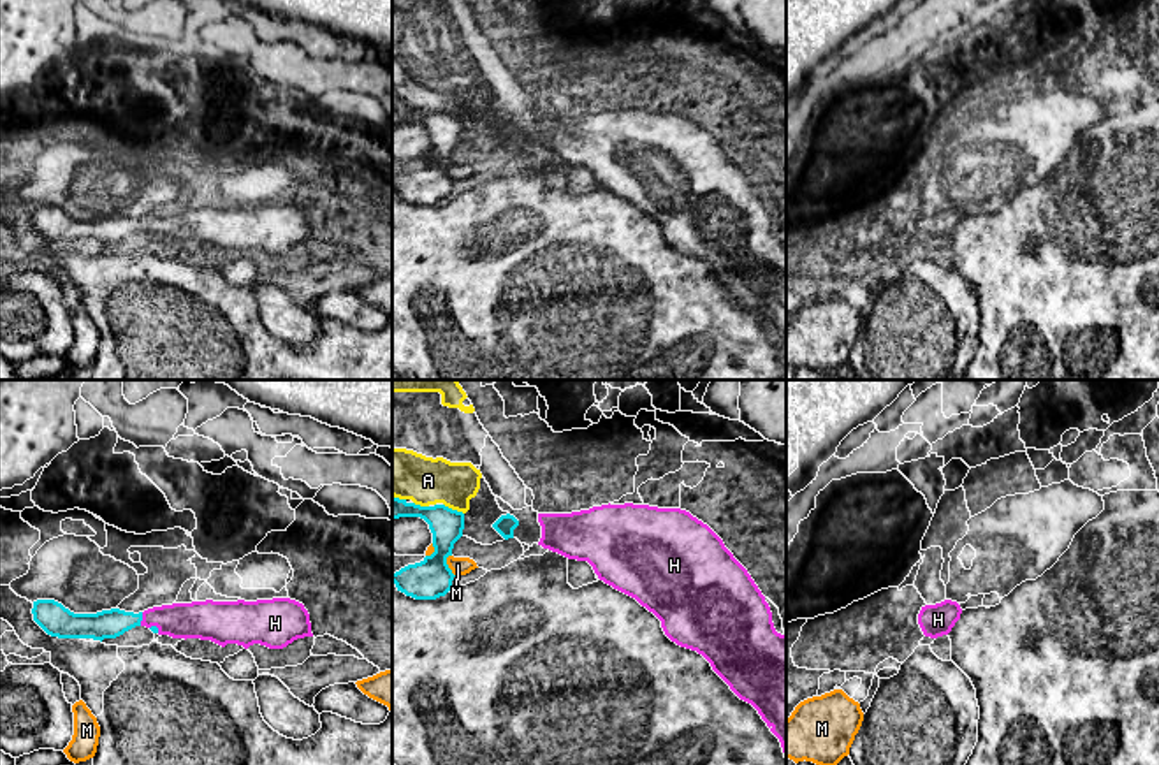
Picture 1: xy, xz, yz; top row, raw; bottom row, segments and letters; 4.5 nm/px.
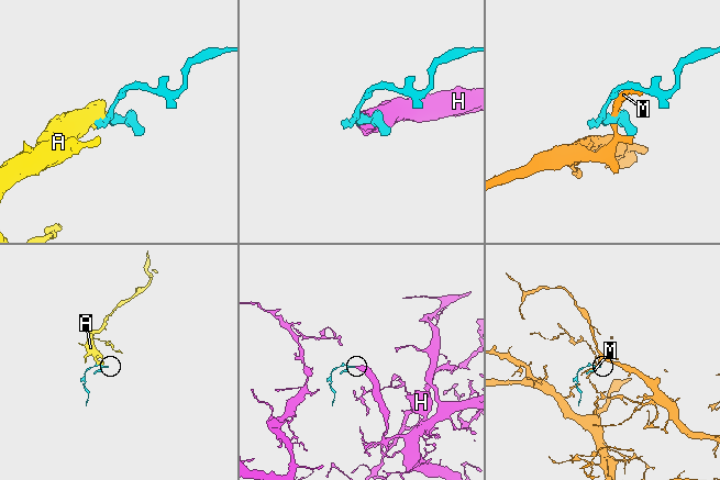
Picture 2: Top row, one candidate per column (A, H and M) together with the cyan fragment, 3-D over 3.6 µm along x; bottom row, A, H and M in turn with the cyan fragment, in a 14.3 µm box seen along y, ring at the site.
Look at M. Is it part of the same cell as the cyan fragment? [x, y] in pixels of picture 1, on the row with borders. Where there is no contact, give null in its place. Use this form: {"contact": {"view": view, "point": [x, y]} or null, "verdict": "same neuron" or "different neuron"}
{"contact": {"view": "xz", "point": [447, 565]}, "verdict": "different neuron"}

